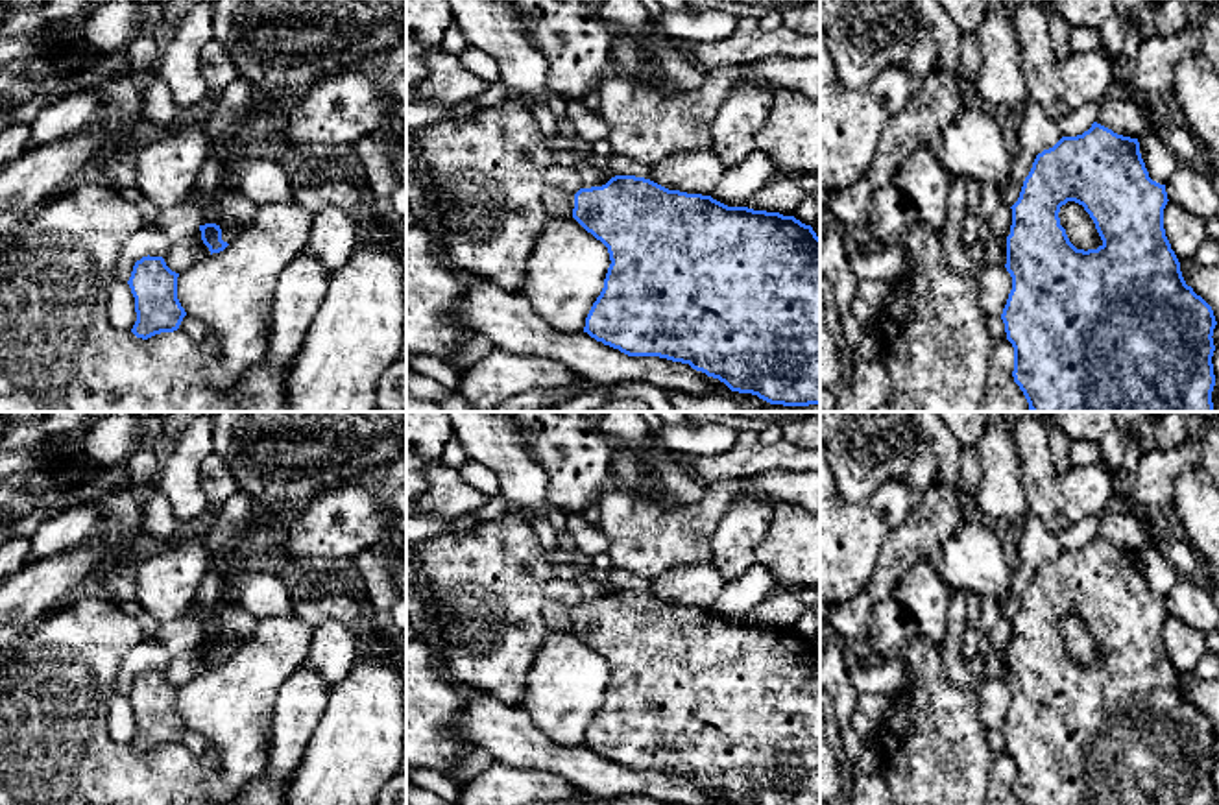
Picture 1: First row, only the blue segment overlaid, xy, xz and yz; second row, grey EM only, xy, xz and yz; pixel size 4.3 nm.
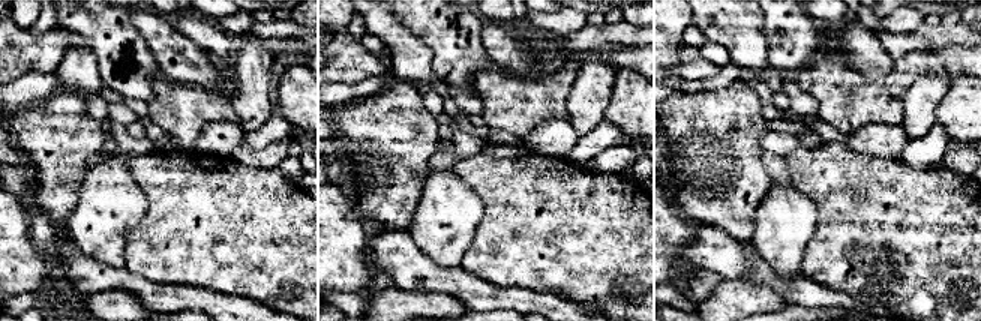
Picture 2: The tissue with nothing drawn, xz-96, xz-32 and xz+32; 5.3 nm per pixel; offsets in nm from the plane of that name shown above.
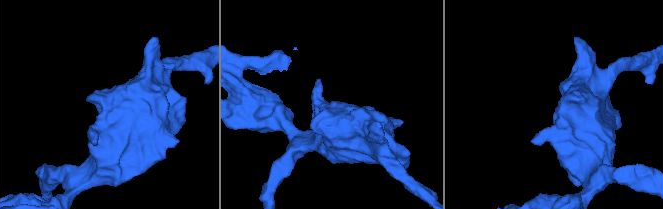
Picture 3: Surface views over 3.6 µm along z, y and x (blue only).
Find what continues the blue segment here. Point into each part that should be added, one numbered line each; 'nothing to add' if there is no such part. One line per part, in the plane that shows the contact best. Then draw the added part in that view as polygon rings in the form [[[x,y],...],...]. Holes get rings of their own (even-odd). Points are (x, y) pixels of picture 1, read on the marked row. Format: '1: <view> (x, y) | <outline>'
nothing to add

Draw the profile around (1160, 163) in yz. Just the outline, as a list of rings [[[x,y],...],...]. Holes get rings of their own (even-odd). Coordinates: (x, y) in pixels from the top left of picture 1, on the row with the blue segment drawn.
[[[1143,133],[1138,142],[1149,177],[1160,185],[1167,185],[1180,164],[1177,157],[1156,133]]]

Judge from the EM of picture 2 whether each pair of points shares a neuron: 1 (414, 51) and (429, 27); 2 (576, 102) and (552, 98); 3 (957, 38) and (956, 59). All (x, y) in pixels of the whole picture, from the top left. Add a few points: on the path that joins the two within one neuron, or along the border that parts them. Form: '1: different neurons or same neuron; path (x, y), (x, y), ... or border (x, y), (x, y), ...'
1: different neurons; border (398, 17), (431, 50), (434, 72)
2: different neurons; border (578, 68), (566, 101), (566, 119)
3: different neurons; border (965, 45), (936, 45), (933, 48)

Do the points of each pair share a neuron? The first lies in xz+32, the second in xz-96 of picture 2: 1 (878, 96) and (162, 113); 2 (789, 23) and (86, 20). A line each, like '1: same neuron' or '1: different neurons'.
1: same neuron
2: same neuron

